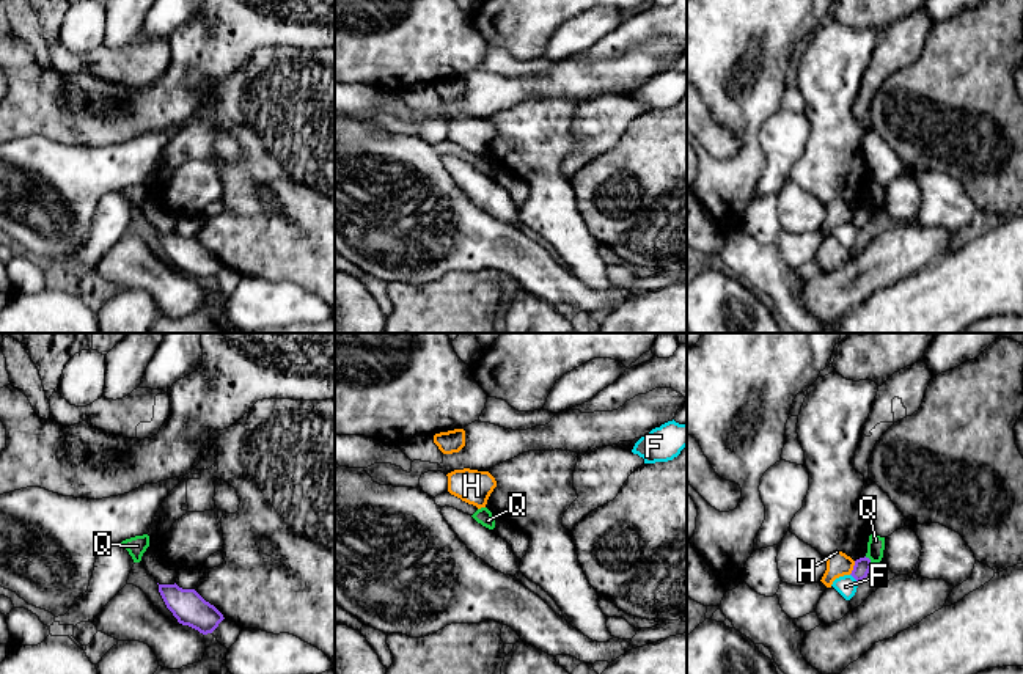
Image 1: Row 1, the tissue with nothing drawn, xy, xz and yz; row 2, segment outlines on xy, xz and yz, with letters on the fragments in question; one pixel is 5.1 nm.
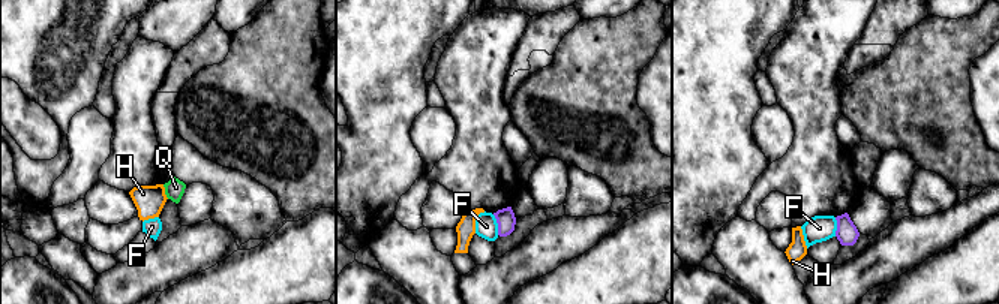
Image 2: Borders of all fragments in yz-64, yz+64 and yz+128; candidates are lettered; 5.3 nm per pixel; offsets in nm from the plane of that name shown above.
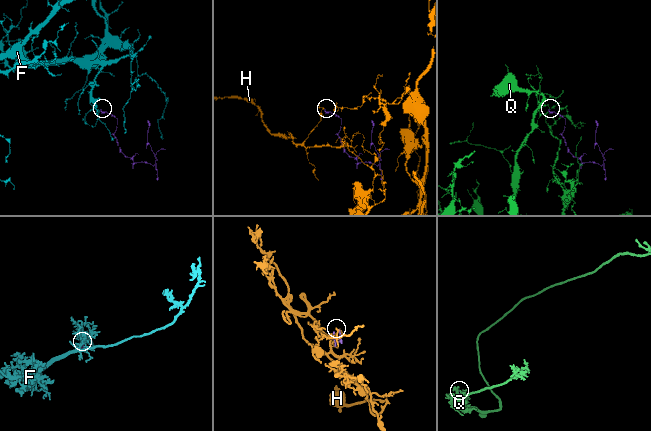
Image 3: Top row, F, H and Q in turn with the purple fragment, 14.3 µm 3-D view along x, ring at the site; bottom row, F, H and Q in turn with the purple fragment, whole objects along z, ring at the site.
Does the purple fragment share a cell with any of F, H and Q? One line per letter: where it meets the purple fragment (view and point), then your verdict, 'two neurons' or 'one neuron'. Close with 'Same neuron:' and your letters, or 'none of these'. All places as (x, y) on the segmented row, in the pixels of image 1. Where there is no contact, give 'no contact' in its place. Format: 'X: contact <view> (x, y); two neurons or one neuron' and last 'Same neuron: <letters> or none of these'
F: contact yz (854, 577); two neurons
H: contact yz (854, 567); two neurons
Q: contact yz (869, 560); two neurons
Same neuron: none of these

